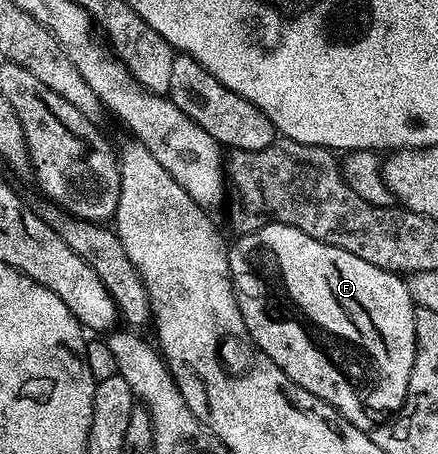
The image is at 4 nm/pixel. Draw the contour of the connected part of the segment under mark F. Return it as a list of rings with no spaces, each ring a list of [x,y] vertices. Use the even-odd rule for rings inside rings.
[[[268,223],[254,232],[247,232],[237,237],[235,244],[228,248],[230,257],[230,281],[234,283],[234,293],[240,306],[240,314],[244,318],[244,326],[248,326],[248,334],[256,342],[258,349],[292,382],[296,382],[304,390],[316,394],[325,404],[330,404],[345,418],[349,424],[354,424],[363,430],[373,429],[387,418],[393,417],[402,408],[408,394],[408,384],[412,378],[412,368],[416,358],[416,322],[414,321],[414,300],[406,285],[406,280],[397,272],[389,272],[380,266],[372,266],[372,262],[364,262],[364,258],[356,258],[356,254],[348,254],[340,246],[332,246],[304,234],[304,230],[293,228],[287,224]]]

